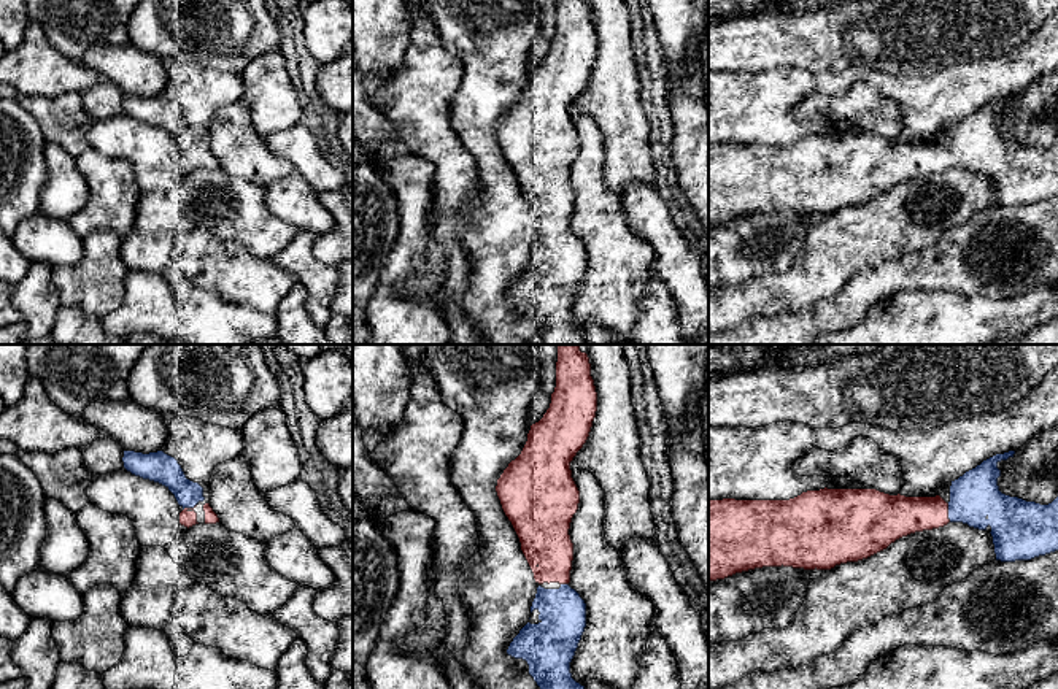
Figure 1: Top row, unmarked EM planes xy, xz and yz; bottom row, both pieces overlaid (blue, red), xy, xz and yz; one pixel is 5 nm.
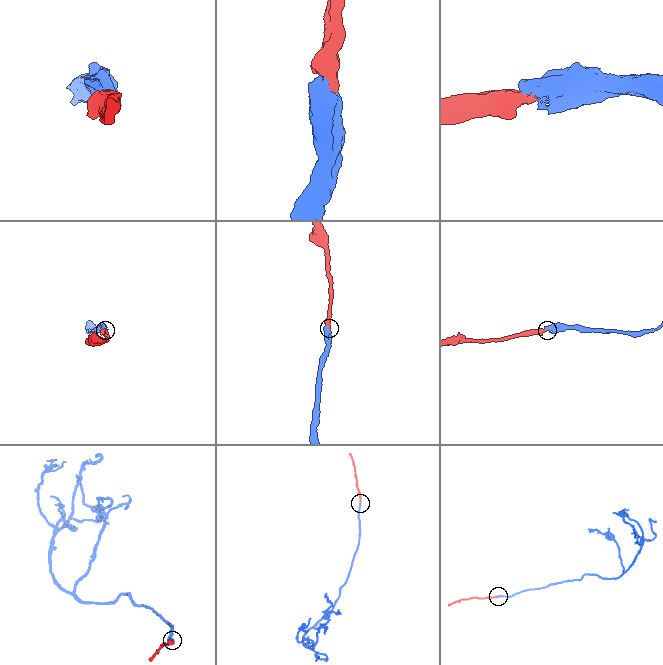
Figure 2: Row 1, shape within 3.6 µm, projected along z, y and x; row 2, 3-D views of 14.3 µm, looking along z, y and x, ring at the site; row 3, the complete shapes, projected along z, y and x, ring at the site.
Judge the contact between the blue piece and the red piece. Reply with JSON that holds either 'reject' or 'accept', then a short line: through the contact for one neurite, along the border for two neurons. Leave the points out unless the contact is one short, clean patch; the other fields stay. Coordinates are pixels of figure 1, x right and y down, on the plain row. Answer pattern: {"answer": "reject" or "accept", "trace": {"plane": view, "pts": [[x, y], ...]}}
{"answer": "accept"}

